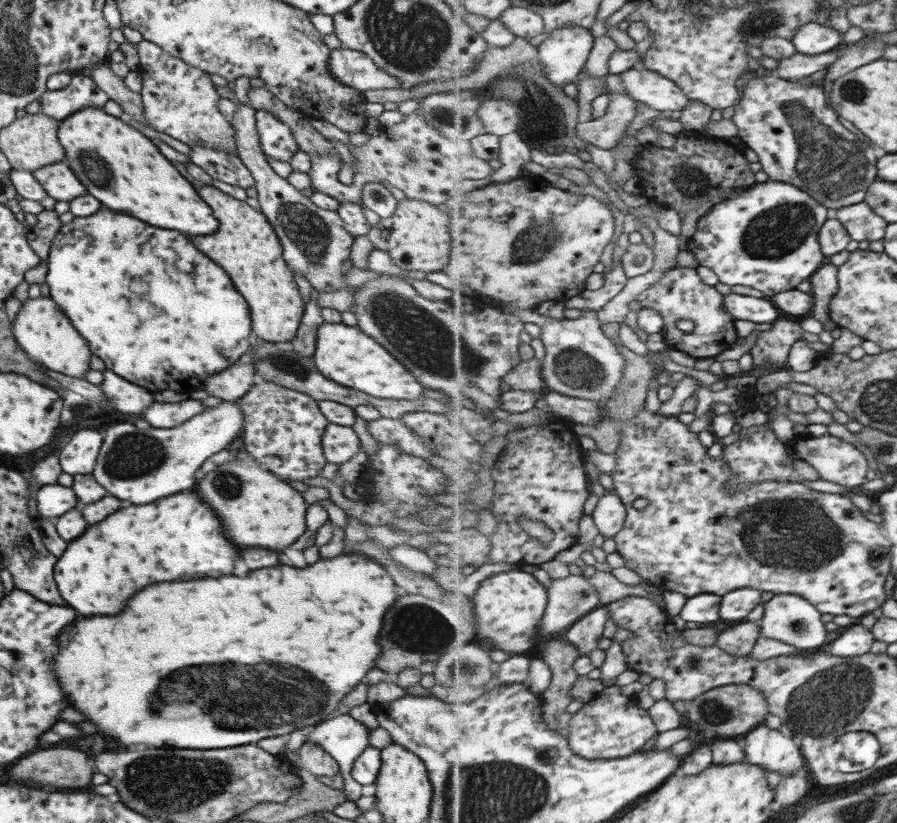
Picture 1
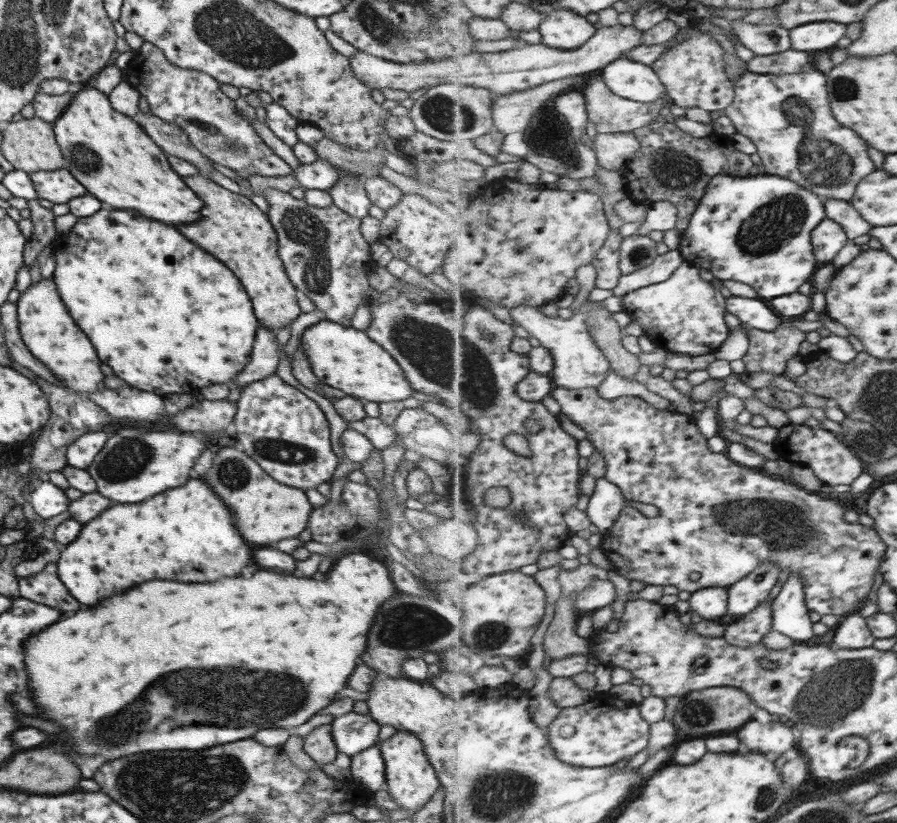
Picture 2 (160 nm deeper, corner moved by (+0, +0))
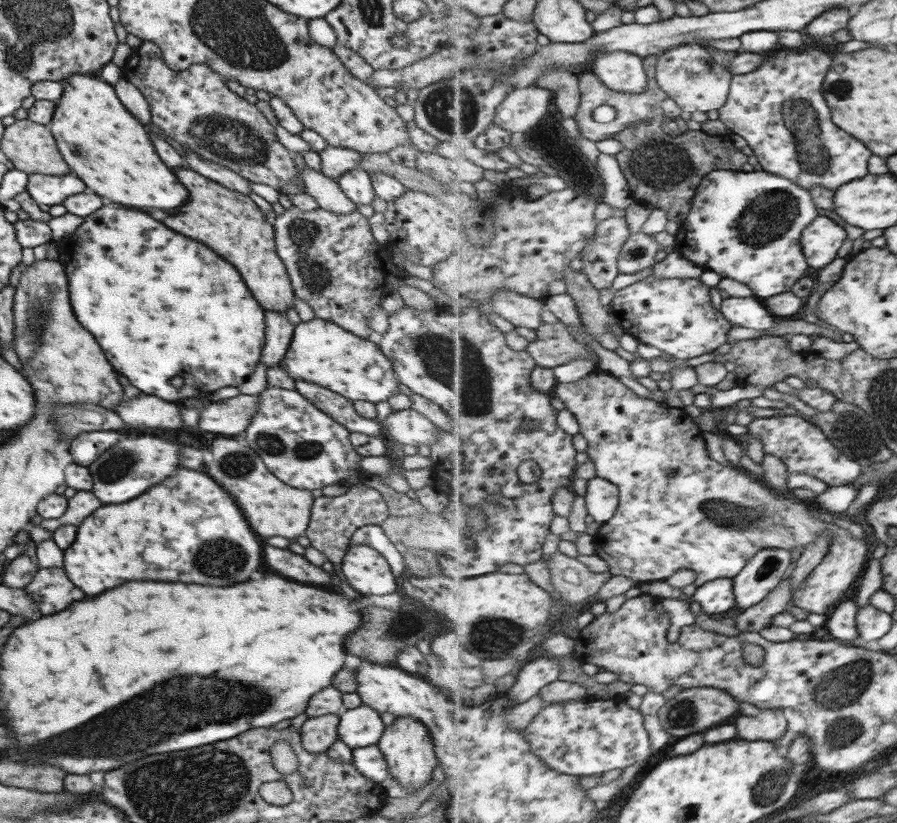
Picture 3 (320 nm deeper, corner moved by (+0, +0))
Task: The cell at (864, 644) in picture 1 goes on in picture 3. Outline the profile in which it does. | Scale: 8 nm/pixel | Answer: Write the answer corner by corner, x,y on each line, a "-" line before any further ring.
851,599
837,603
825,621
829,634
833,634
837,640
857,642
860,637
857,628
858,610
858,604
856,601
851,601

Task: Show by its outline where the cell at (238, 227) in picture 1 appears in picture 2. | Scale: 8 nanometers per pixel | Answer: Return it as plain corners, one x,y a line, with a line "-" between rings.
202,175
187,176
183,178
183,184
195,192
203,206
199,210
201,218
191,224
177,224
177,232
221,260
237,276
261,326
276,331
290,324
301,314
295,300
297,290
287,278
283,263
277,256
276,235
266,214
248,197
226,190

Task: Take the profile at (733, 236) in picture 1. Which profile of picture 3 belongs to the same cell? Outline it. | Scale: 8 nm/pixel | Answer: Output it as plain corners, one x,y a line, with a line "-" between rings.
755,168
753,172
713,171
701,181
690,214
680,226
675,251
696,262
704,270
714,271
721,278
745,282
757,296
769,298
789,292
793,284
807,277
809,263
801,240
805,230
819,218
813,196
788,178

